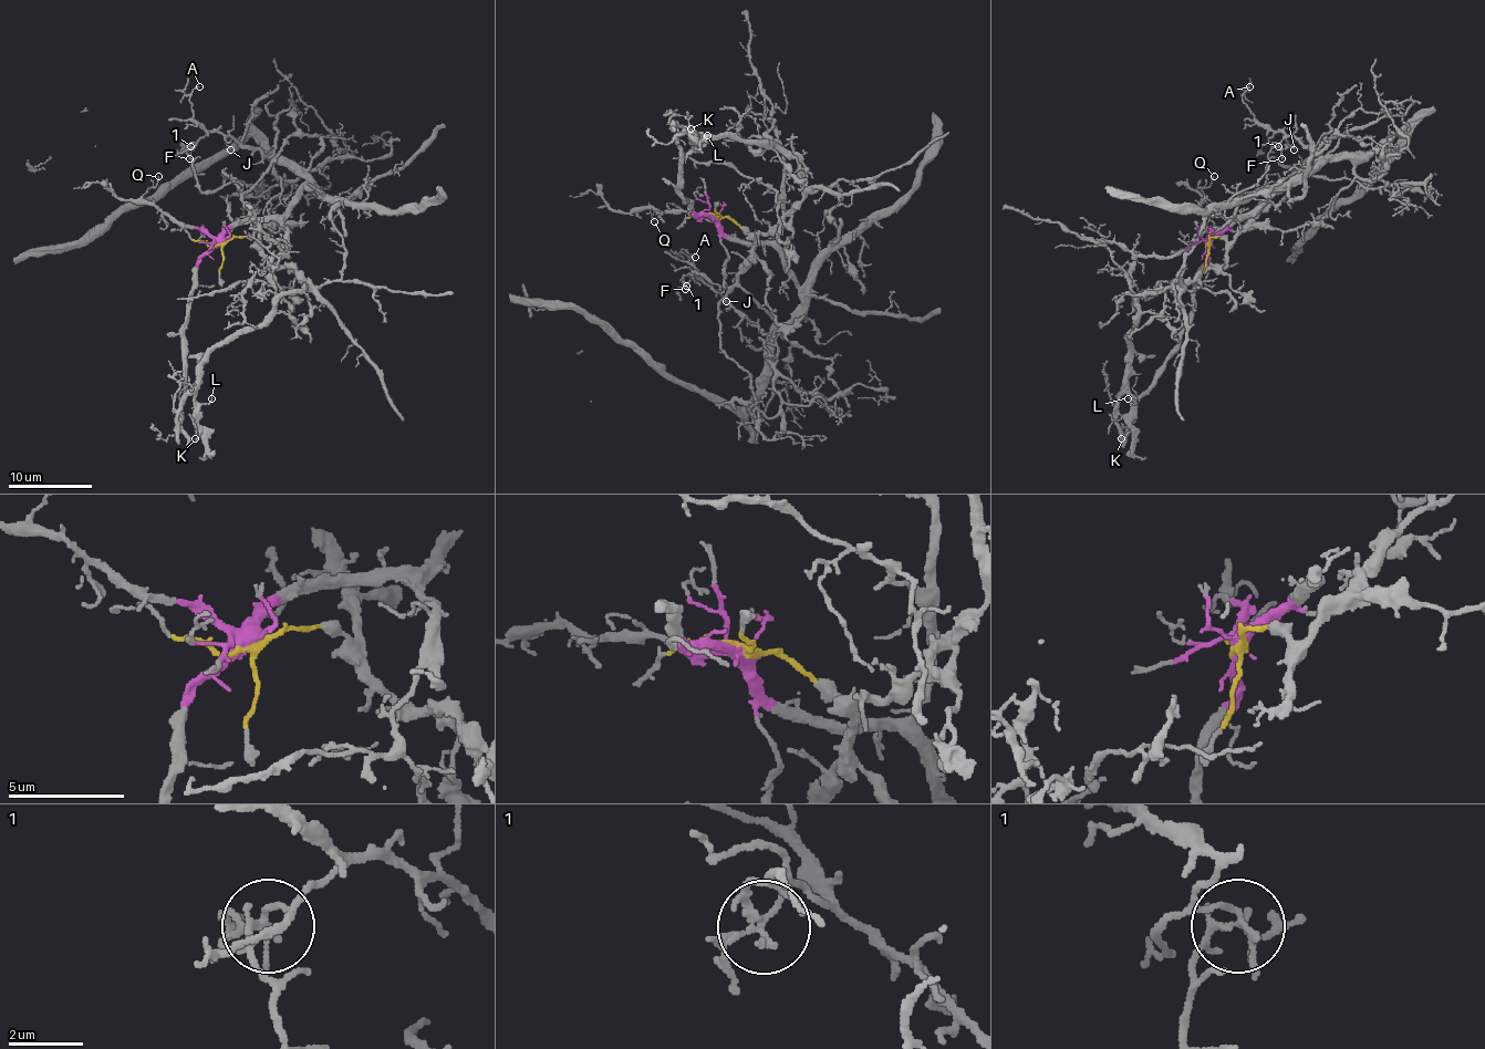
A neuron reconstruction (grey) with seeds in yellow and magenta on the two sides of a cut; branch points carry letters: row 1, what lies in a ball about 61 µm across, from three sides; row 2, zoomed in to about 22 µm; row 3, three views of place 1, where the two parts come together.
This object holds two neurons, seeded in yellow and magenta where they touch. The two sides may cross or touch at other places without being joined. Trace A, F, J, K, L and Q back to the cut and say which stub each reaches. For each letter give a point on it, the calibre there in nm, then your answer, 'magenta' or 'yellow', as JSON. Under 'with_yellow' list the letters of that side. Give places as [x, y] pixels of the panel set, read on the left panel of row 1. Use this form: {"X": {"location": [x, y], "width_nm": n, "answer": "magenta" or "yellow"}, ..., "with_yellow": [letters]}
{"A": {"location": [199, 86], "width_nm": 120, "answer": "magenta"}, "F": {"location": [189, 158], "width_nm": 110, "answer": "magenta"}, "J": {"location": [230, 149], "width_nm": 100, "answer": "magenta"}, "K": {"location": [195, 438], "width_nm": 130, "answer": "yellow"}, "L": {"location": [211, 398], "width_nm": 90, "answer": "yellow"}, "Q": {"location": [158, 176], "width_nm": 90, "answer": "magenta"}, "with_yellow": ["K", "L"]}

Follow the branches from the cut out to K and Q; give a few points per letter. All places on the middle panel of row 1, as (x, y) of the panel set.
K: (716, 216), (749, 232), (768, 232), (801, 199), (799, 166), (772, 145), (691, 138), (691, 128)
Q: (714, 216), (643, 208), (639, 213), (645, 206), (653, 220)

